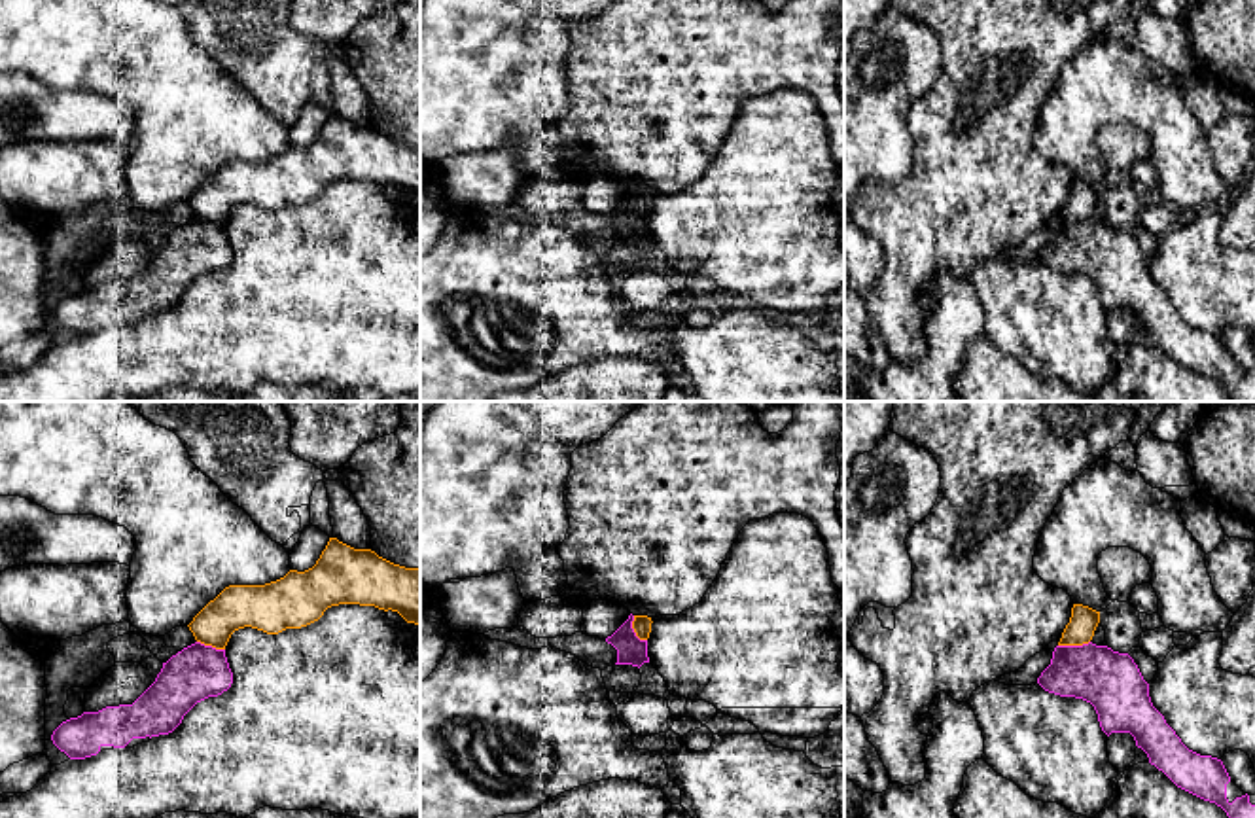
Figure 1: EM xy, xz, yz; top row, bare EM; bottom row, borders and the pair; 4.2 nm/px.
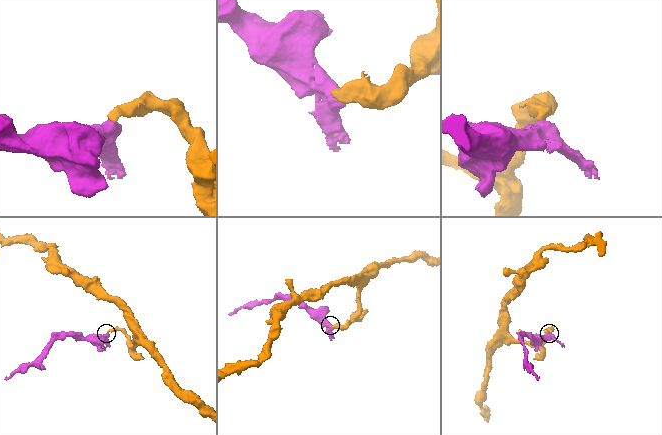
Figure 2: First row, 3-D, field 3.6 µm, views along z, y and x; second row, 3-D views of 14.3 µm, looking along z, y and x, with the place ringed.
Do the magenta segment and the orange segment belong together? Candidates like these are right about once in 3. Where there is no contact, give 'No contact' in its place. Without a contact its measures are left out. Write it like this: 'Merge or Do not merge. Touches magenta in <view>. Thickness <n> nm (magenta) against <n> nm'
Do not merge. Touches magenta in yz. Thickness 260 nm (magenta) against 120 nm

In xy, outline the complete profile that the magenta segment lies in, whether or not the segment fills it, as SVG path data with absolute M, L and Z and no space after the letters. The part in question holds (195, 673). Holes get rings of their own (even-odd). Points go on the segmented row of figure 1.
M195 642L163 663L155 682L133 704L70 718L53 731L51 740L70 759L133 748L172 733L197 702L221 695L231 684L225 649Z

